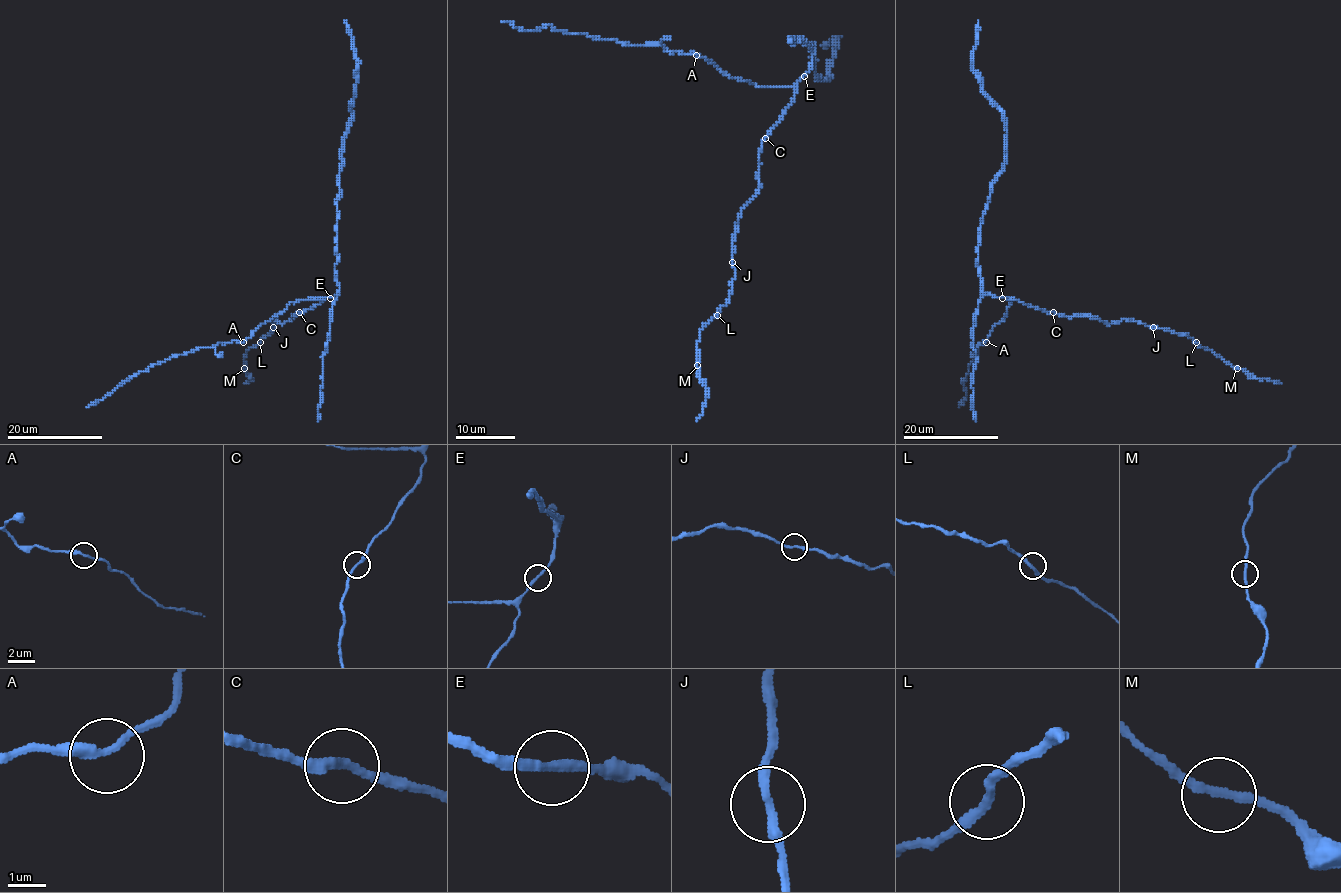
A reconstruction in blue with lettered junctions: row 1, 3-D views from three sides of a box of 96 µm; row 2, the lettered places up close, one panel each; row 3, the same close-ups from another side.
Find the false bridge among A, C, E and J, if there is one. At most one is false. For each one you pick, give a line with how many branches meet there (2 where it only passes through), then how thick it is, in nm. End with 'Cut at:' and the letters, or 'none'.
J: branches 2; calibre 240 nm
Cut at: J

